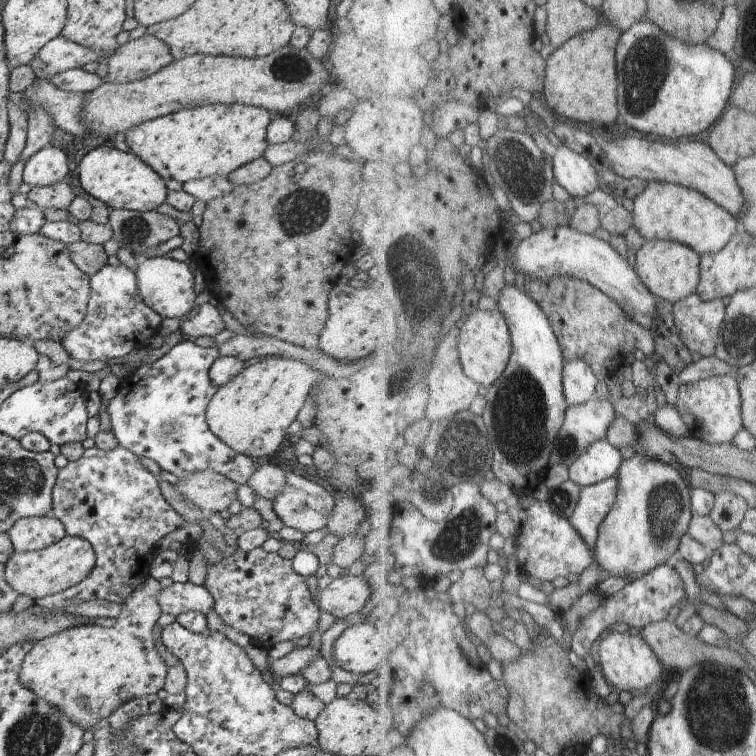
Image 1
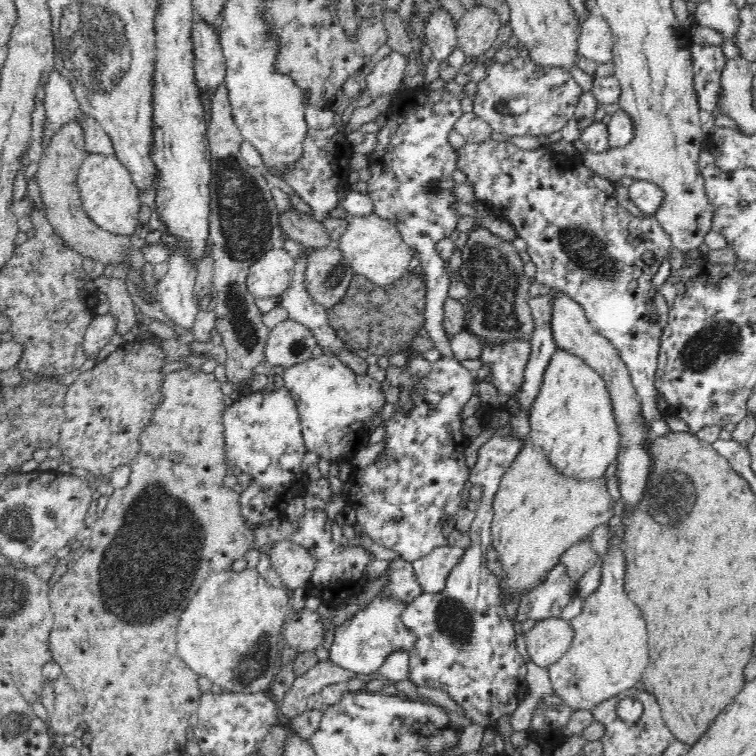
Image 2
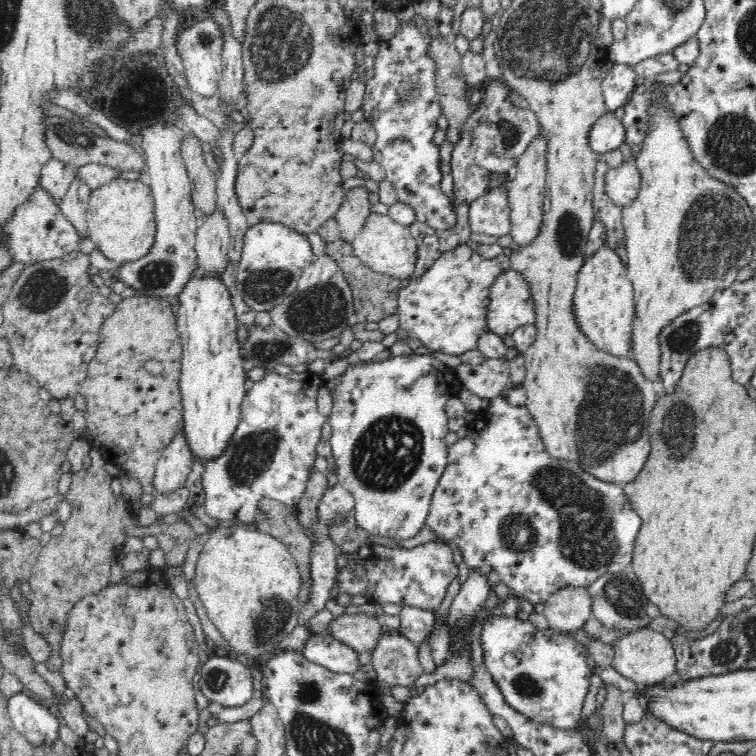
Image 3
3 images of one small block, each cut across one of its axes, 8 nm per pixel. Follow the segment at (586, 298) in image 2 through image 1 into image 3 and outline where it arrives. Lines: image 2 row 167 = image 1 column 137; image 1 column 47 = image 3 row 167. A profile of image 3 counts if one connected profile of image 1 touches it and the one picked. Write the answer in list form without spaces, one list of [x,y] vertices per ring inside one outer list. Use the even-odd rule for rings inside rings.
[[[599,160],[596,164],[593,209],[594,218],[600,219],[606,227],[606,240],[603,244],[616,251],[616,246],[625,242],[625,234],[623,231],[622,207],[614,204],[605,191],[605,174],[609,167],[602,160]]]

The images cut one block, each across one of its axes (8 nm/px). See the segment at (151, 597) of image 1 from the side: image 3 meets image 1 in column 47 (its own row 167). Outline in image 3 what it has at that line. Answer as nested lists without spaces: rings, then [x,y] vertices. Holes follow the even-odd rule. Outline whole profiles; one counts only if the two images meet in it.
[[[661,96],[652,98],[648,136],[642,142],[640,154],[634,162],[640,171],[640,192],[633,202],[622,208],[625,234],[627,273],[633,284],[635,317],[631,336],[630,357],[636,361],[642,374],[660,389],[660,343],[658,334],[674,318],[696,306],[704,305],[718,290],[728,288],[736,281],[740,268],[752,262],[755,238],[754,214],[744,198],[731,186],[708,176],[694,160],[688,141],[679,127],[677,116],[667,108]]]

